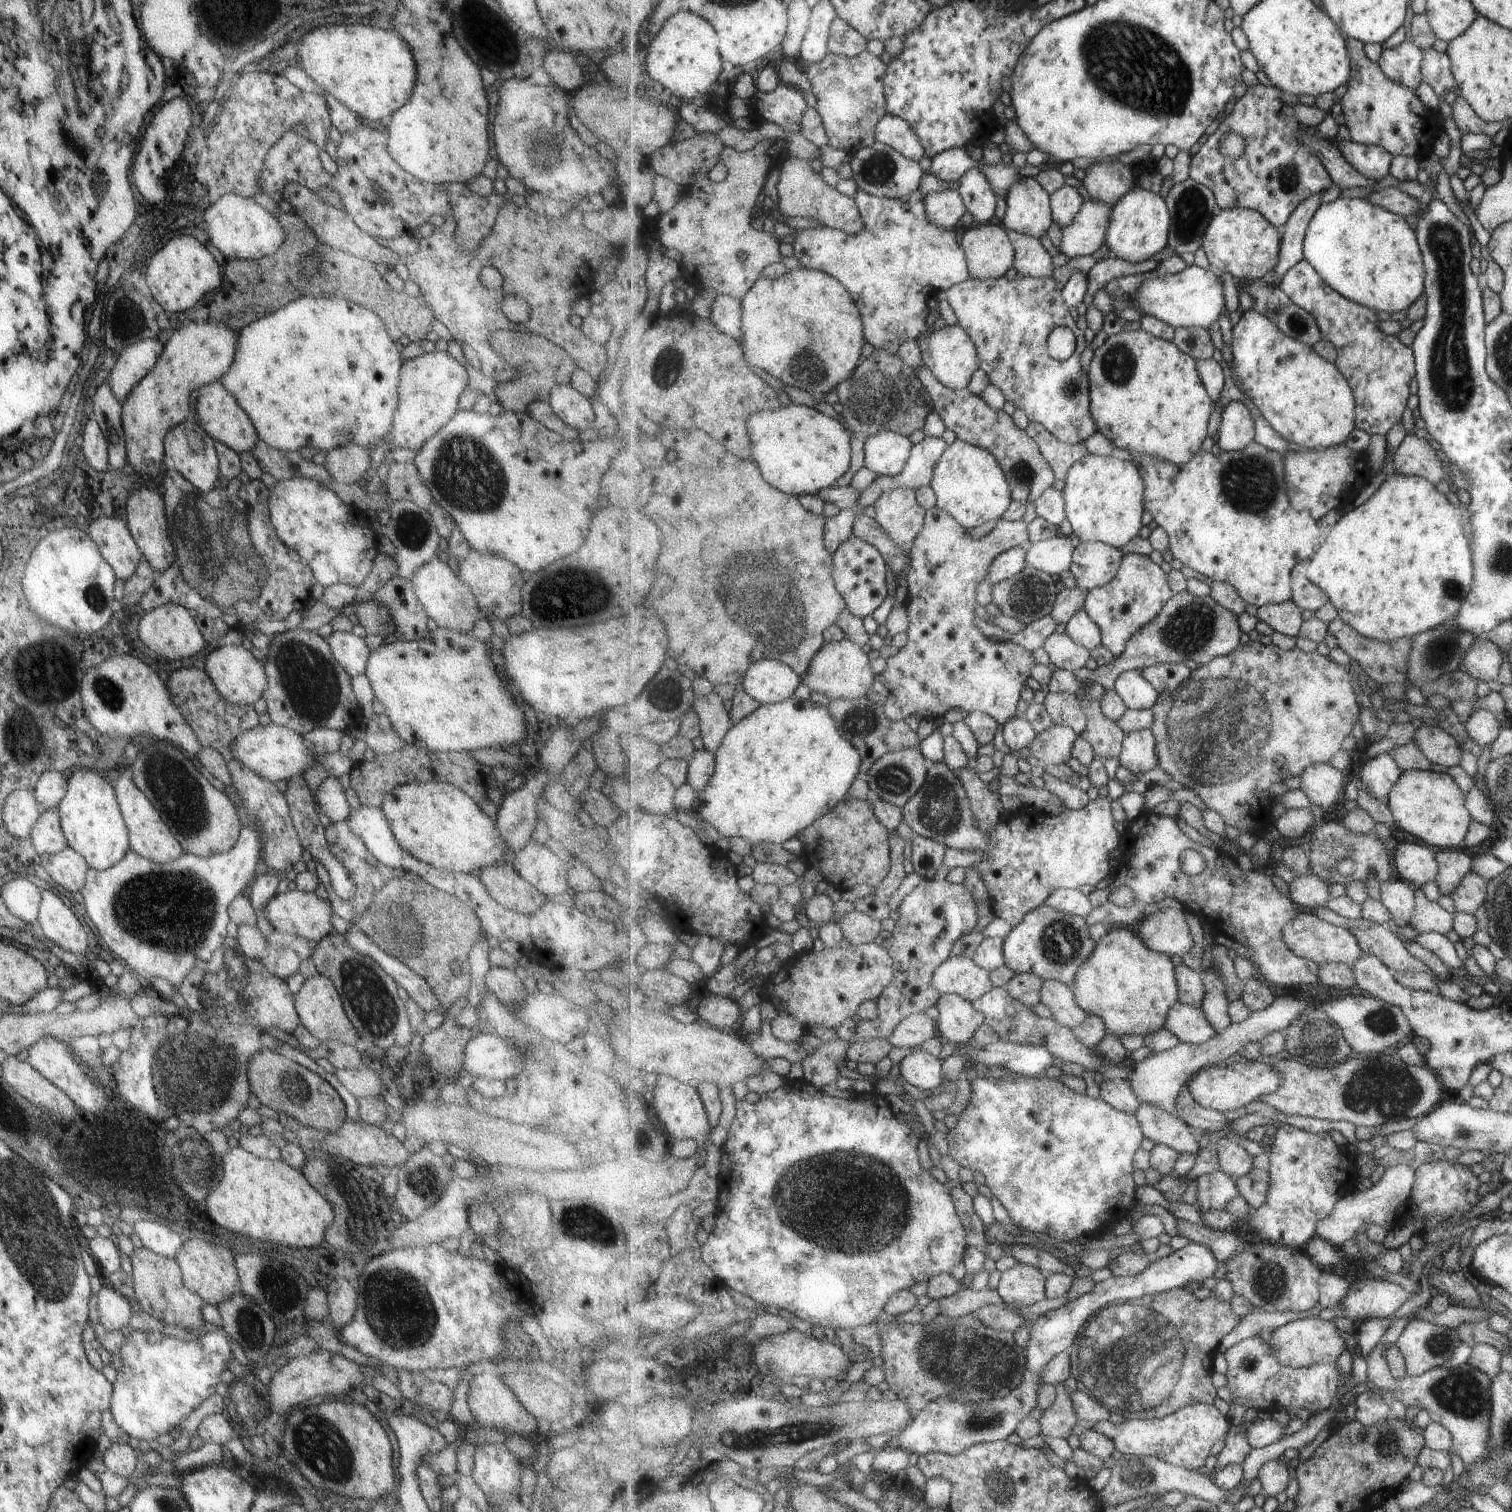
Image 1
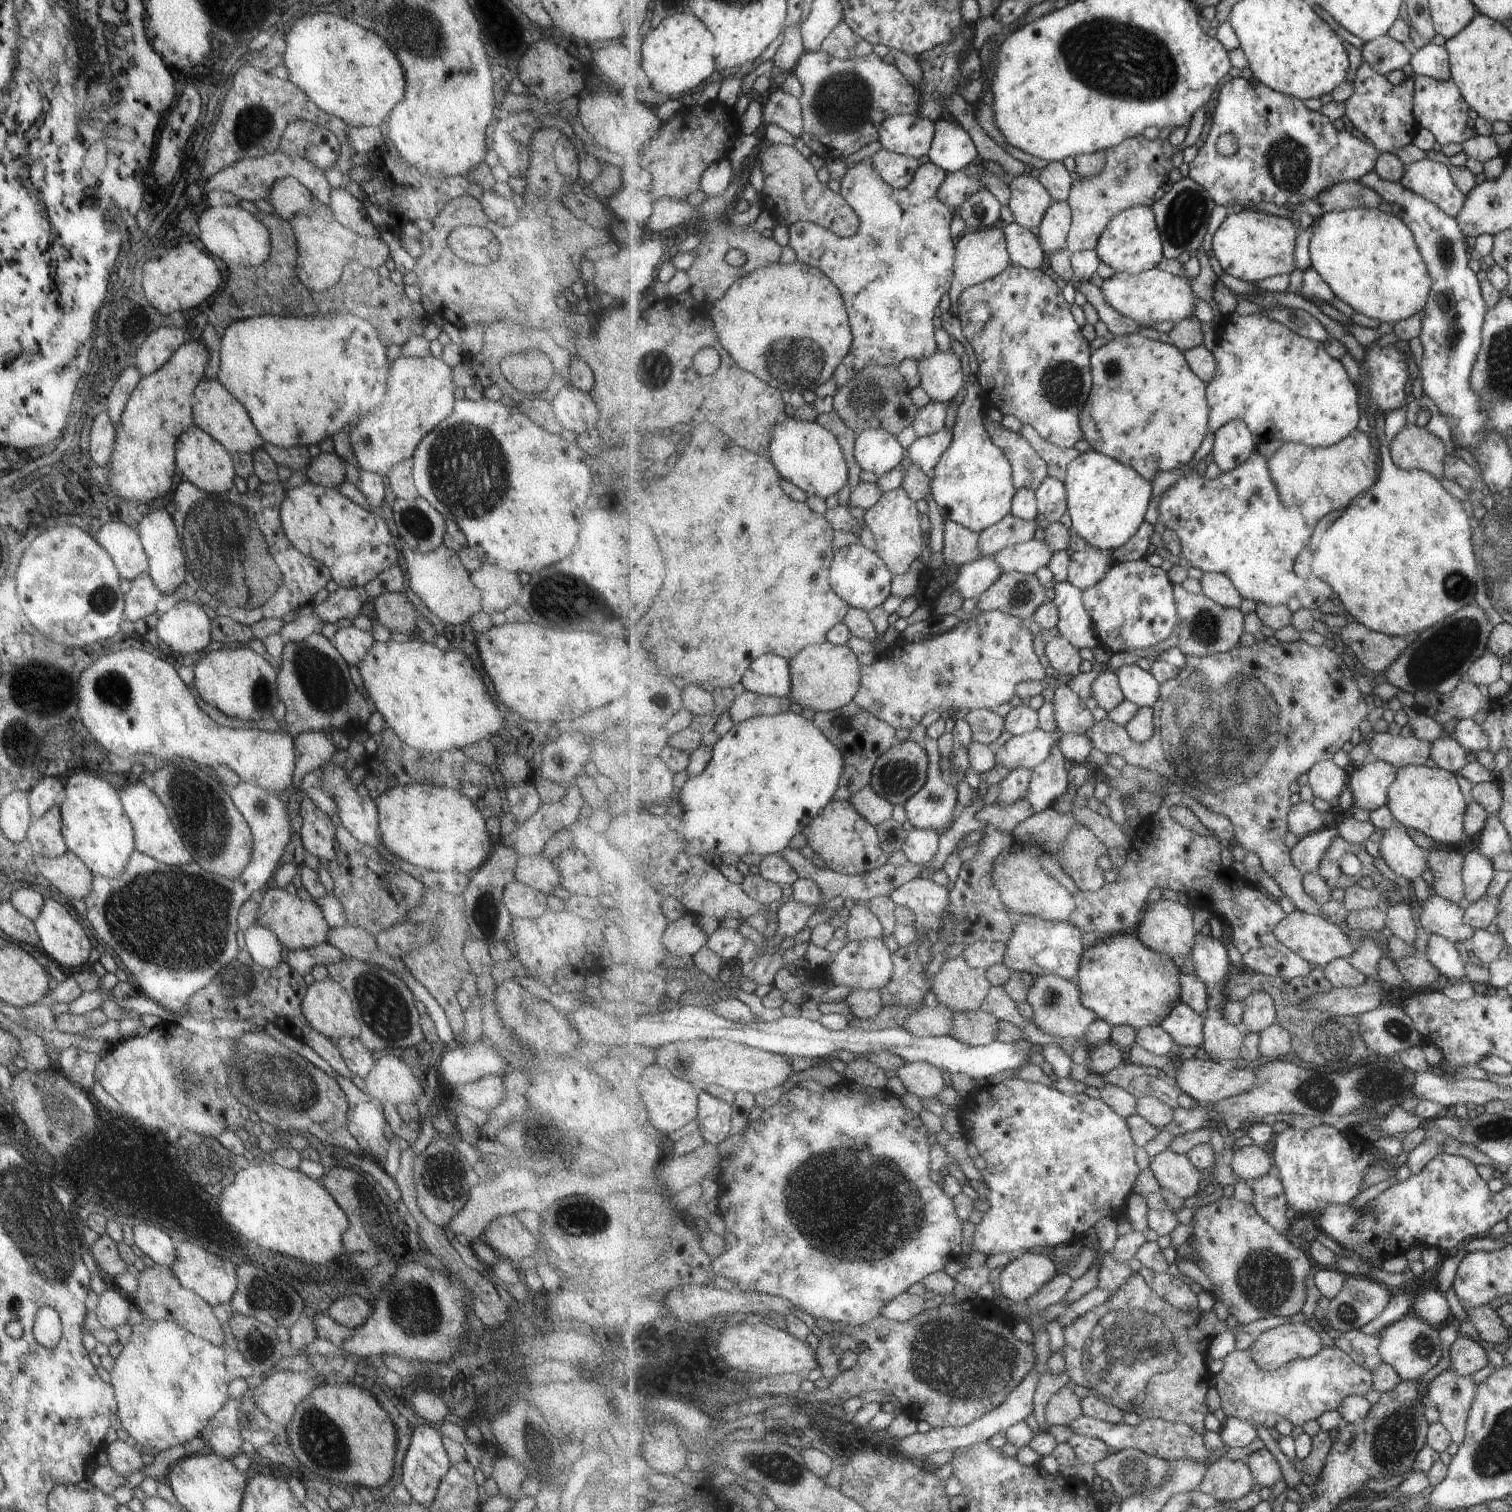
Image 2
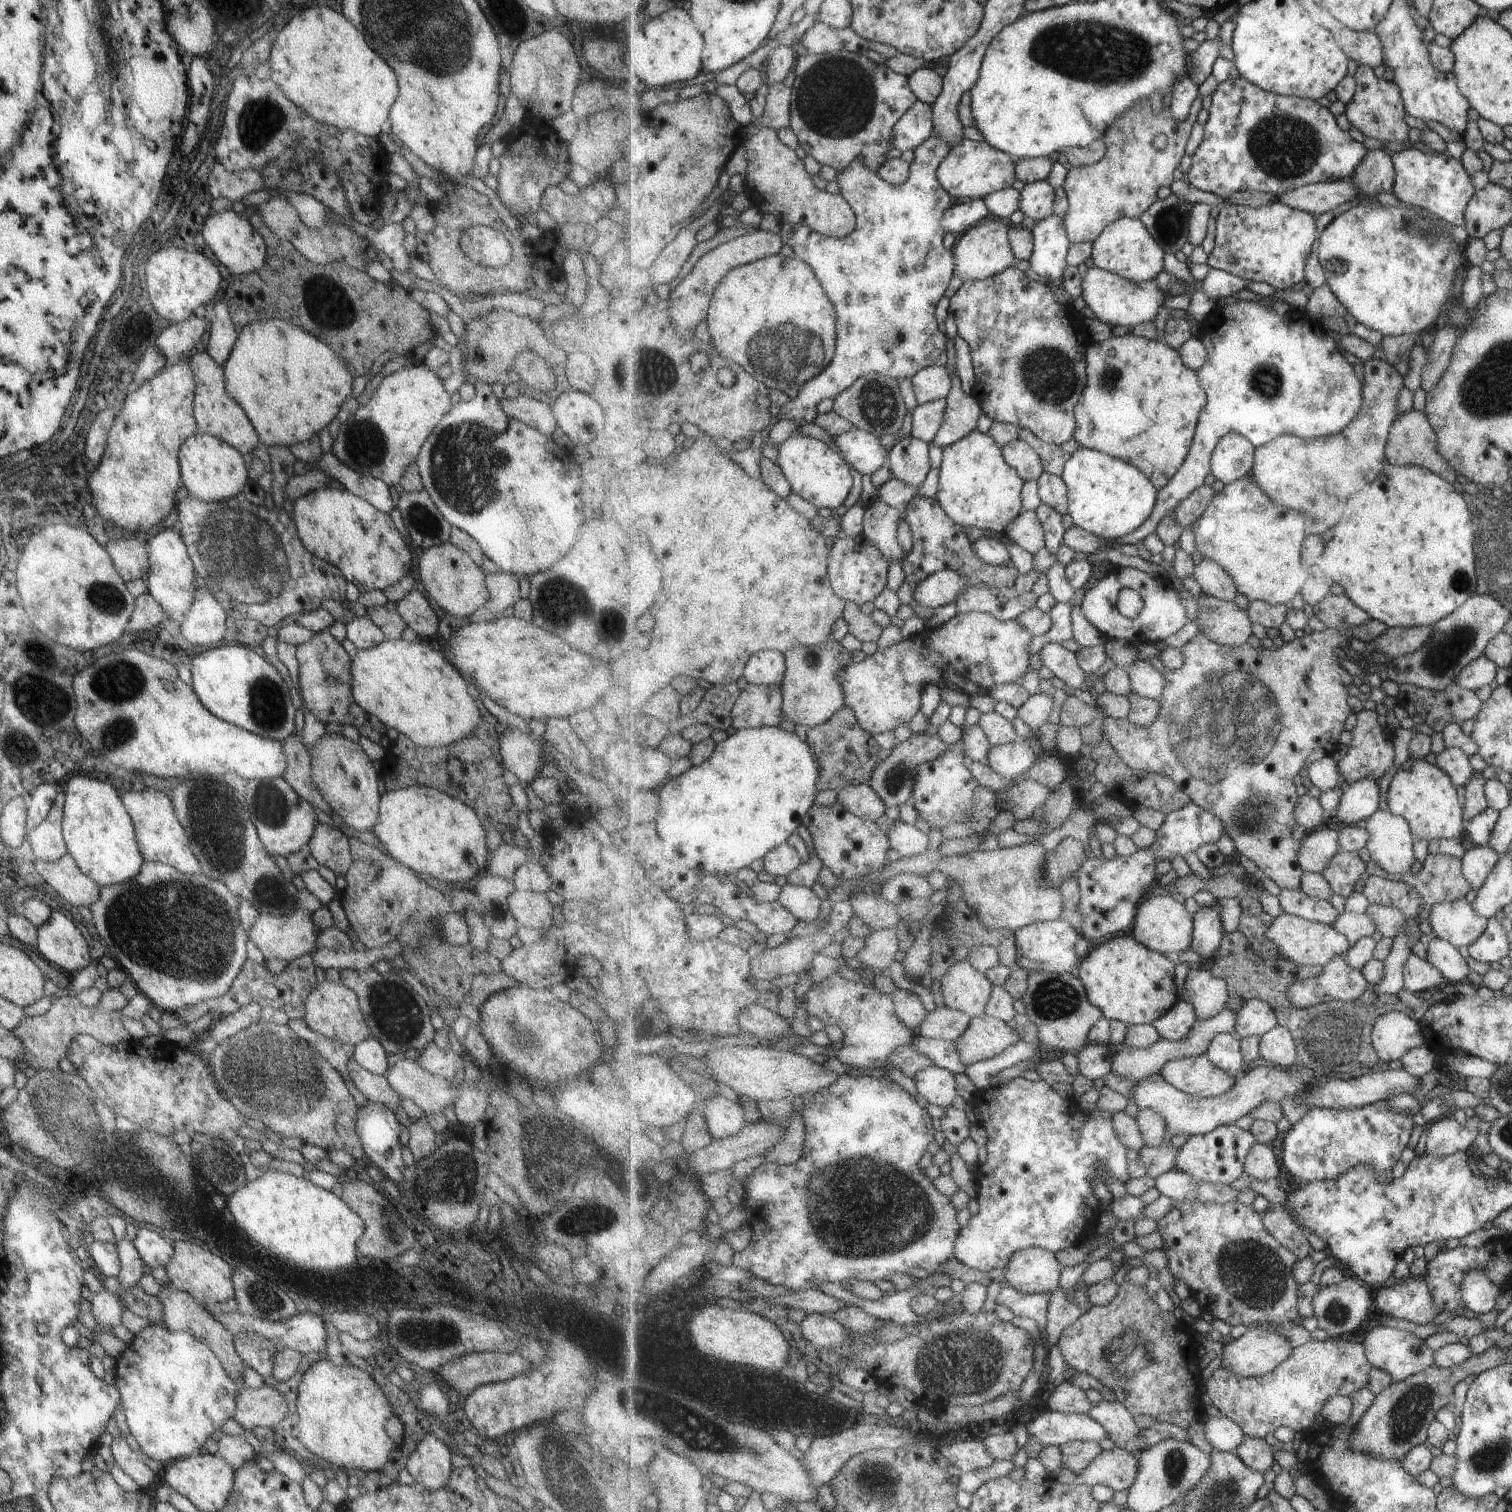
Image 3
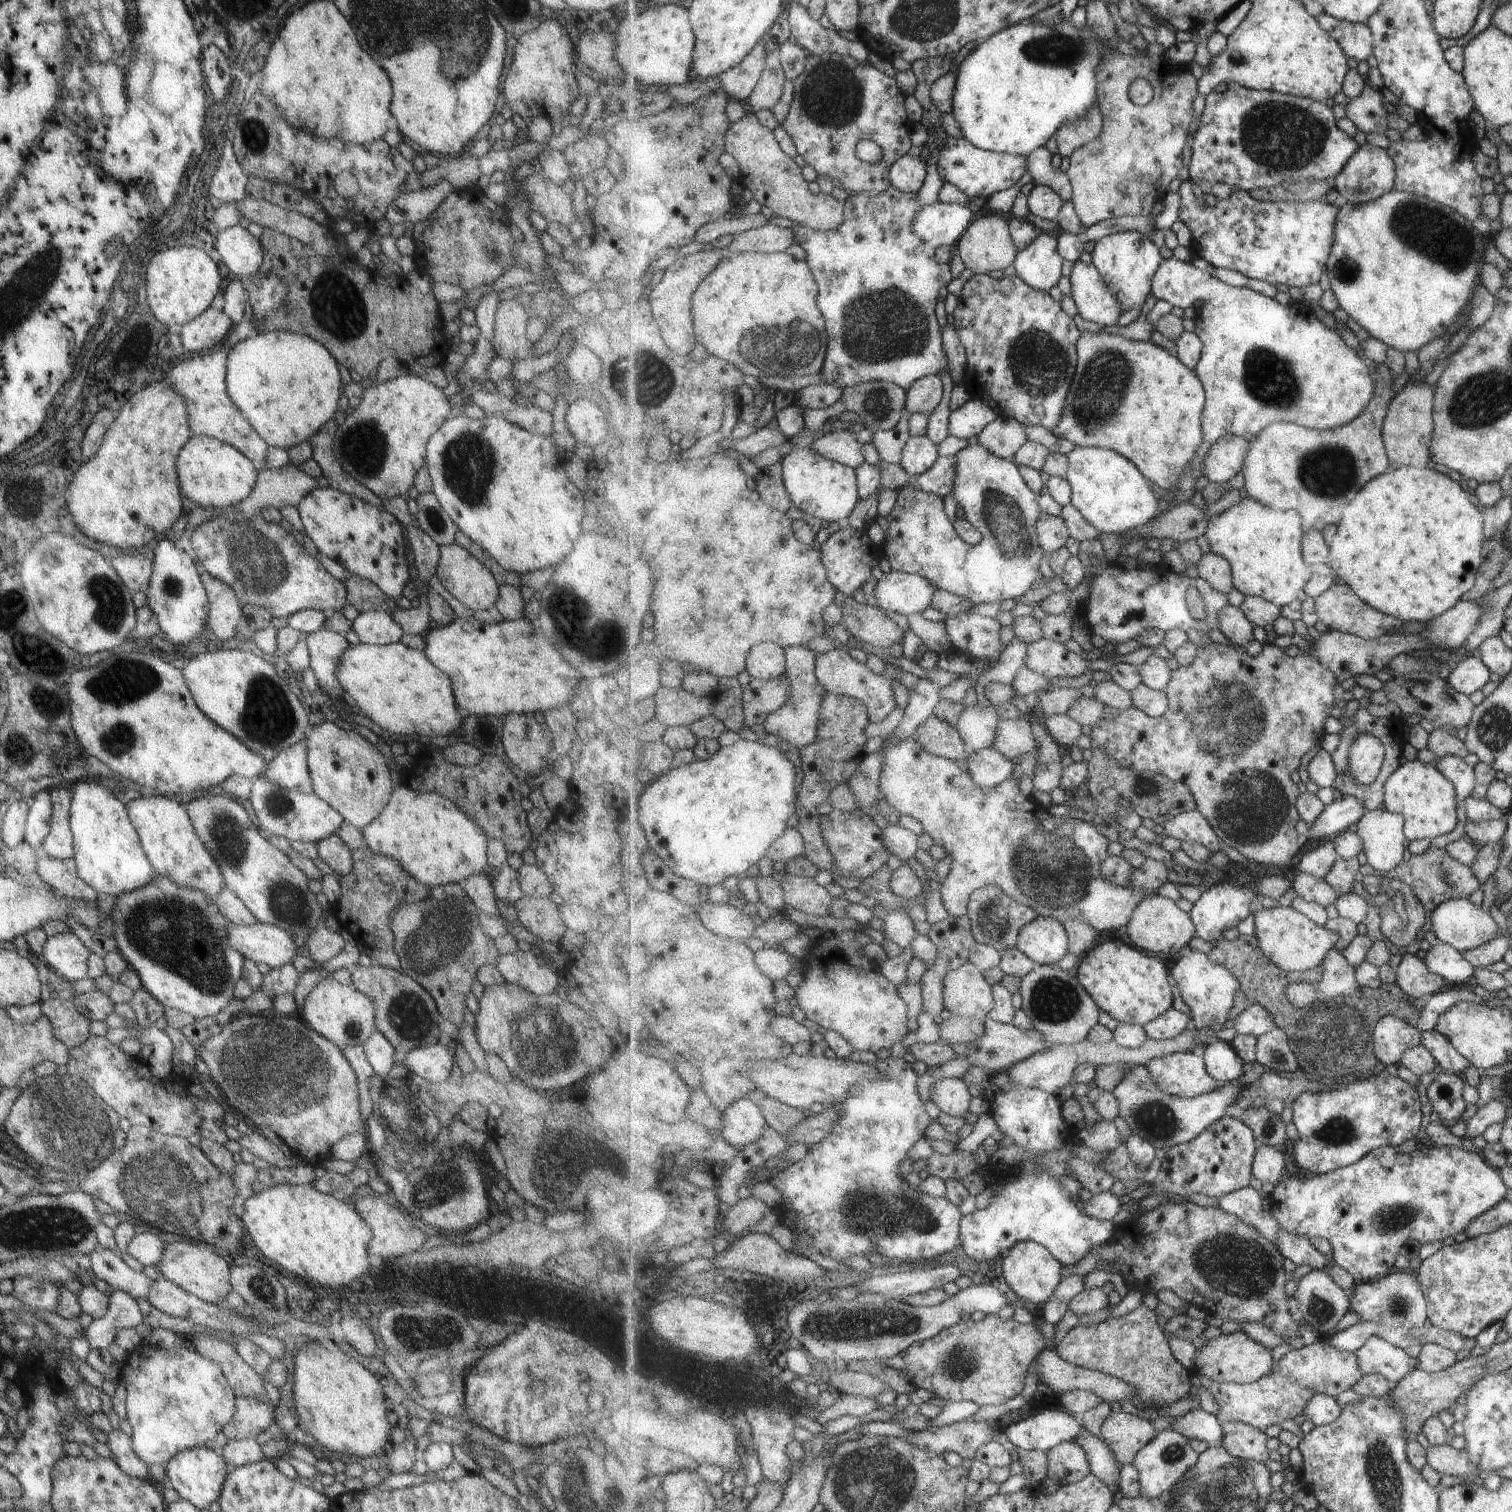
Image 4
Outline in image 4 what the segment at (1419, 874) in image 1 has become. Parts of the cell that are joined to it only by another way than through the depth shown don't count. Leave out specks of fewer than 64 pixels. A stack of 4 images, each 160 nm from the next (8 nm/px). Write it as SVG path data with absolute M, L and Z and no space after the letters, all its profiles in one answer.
M1389 810L1368 811L1357 825L1357 834L1364 841L1364 854L1367 864L1379 872L1390 872L1405 861L1406 817Z

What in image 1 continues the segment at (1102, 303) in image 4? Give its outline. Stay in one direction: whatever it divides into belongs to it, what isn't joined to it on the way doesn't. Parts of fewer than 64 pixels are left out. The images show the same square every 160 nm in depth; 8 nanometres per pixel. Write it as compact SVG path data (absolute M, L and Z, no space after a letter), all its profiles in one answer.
M1192 265L1181 273L1147 280L1147 284L1143 284L1143 290L1133 302L1145 315L1162 320L1175 330L1180 327L1209 330L1213 324L1218 324L1223 310L1226 310L1220 277L1211 271L1211 266L1203 269Z

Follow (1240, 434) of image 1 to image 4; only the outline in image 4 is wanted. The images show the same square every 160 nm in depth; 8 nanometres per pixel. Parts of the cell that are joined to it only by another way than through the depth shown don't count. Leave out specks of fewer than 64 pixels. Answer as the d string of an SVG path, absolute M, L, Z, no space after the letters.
M1226 435L1207 454L1203 475L1213 483L1227 484L1243 472L1252 442L1238 435Z

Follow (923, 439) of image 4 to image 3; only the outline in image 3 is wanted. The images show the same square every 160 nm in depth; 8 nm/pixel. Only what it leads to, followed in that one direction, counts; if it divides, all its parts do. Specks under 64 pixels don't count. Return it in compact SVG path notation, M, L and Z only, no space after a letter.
M912 435L895 444L888 459L891 478L903 480L911 486L921 486L931 472L929 443Z

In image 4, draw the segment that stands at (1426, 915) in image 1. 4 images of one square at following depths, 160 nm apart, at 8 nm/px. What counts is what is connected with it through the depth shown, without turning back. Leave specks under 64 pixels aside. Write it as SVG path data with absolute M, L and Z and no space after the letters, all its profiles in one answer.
M1468 897L1452 899L1441 904L1429 918L1429 927L1436 934L1437 940L1457 948L1461 953L1480 948L1502 933L1499 924L1493 920L1493 916L1483 910L1481 906L1473 904Z

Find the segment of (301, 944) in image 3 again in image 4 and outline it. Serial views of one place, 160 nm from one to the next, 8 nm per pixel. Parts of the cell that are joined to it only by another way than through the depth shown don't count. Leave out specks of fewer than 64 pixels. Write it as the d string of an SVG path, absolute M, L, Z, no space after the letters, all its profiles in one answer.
M257 922L250 925L225 923L224 929L228 945L232 949L239 951L244 959L249 959L256 965L267 964L269 968L275 968L279 965L289 963L295 956L294 950L296 946L293 944L293 938L288 932L276 926Z

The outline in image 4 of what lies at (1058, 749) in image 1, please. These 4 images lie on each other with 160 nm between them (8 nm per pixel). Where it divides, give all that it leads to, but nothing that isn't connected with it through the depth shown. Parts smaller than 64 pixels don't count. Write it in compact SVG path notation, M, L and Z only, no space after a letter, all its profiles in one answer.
M993 747L970 752L968 772L973 781L983 789L991 789L1012 778L1017 761L1011 761Z

